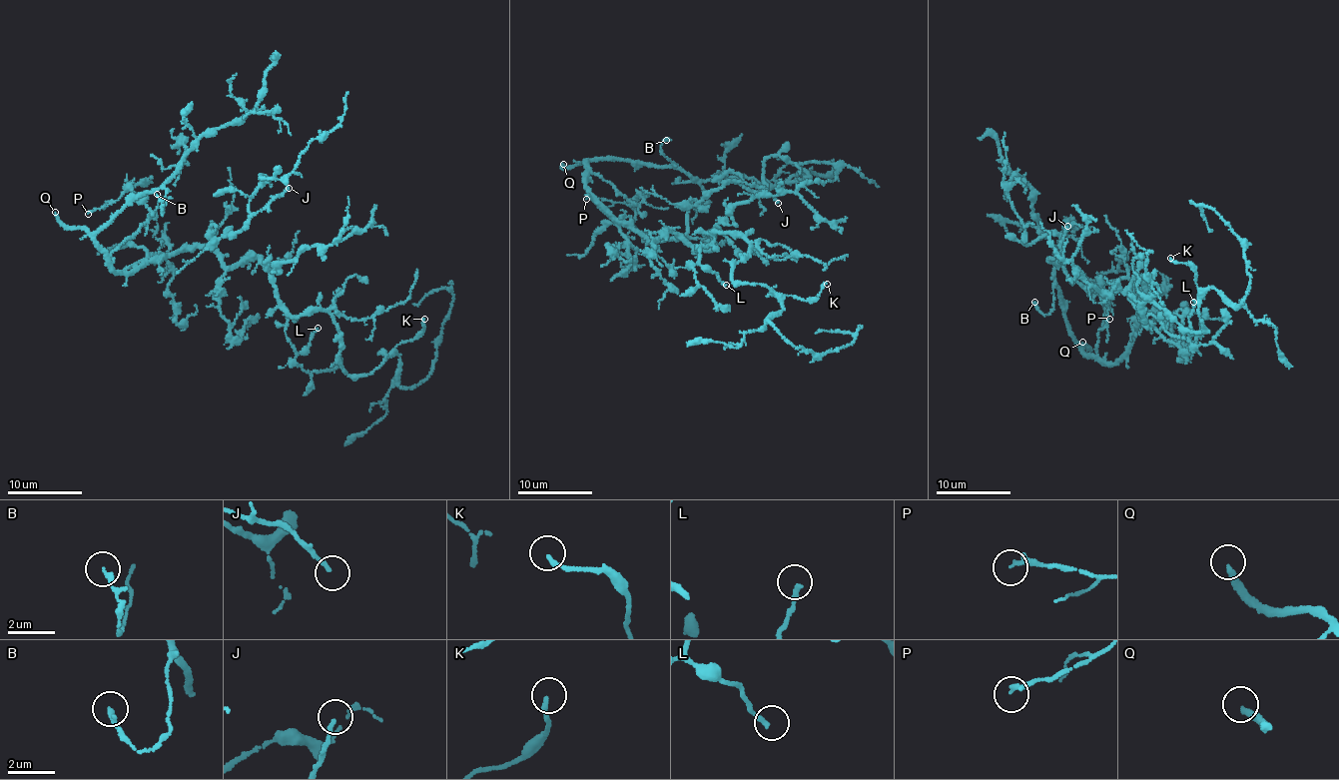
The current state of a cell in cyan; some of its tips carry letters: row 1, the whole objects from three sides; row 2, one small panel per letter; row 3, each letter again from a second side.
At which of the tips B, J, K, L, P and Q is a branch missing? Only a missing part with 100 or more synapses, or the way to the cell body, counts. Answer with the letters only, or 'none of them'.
Q

